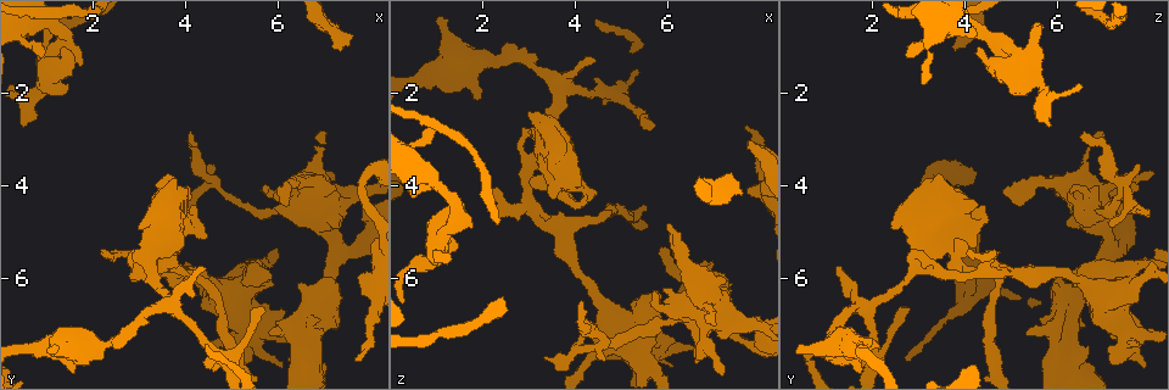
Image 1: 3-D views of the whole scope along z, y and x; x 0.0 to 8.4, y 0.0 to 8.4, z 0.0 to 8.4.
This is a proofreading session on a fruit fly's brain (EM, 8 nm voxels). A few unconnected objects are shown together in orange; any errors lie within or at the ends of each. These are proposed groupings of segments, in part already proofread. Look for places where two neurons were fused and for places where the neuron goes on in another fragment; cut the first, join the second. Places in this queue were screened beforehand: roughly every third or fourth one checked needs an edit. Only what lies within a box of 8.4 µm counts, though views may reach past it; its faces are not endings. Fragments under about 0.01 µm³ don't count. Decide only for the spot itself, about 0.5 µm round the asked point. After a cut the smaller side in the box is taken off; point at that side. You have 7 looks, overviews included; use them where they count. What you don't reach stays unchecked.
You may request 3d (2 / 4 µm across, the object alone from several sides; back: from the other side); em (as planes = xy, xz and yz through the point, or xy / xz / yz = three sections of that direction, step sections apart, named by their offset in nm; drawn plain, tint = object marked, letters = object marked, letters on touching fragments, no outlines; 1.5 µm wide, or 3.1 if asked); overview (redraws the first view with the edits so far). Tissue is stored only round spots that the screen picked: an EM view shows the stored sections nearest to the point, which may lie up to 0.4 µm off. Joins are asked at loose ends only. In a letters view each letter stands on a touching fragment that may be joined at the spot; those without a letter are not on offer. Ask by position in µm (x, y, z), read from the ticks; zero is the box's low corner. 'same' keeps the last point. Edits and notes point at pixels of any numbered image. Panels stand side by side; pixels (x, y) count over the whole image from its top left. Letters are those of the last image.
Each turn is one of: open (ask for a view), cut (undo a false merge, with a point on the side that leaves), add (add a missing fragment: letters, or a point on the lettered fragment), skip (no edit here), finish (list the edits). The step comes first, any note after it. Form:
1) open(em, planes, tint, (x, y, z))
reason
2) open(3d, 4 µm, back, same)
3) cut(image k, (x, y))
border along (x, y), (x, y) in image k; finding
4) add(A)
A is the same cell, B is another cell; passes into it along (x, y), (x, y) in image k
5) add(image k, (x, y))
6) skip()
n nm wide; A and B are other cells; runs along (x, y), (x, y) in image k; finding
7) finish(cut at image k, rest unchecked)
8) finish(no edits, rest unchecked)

open(3d, 2 µm, (4.45, 6.00, 6.35))
sudden change in width

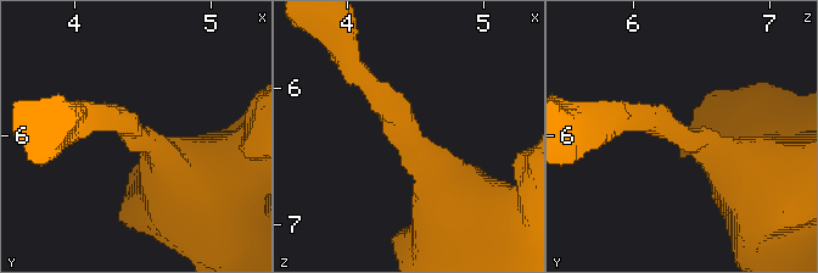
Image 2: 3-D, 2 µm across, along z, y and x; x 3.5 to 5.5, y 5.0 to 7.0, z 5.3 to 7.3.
open(em, xz, step 8, tint, (4.44, 5.96, 6.34))
arms of 200, 700 nm; shape alone is not enough

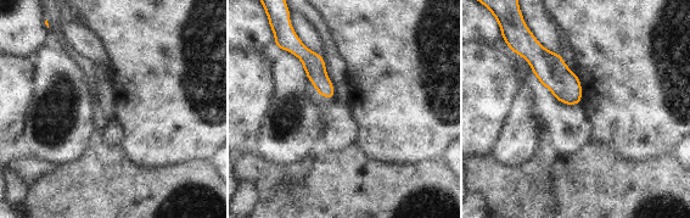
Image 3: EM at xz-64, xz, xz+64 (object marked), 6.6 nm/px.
open(em, planes, letters, same)

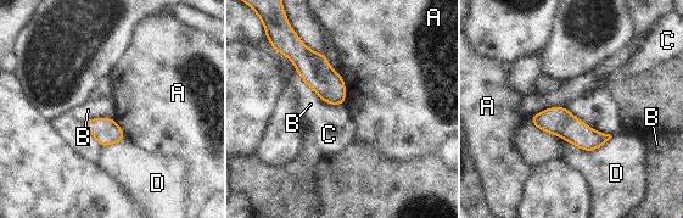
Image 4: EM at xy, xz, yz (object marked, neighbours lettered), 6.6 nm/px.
skip()
140 nm wide; A, B, C and D are other cells; runs along (535, 118), (606, 137) in image 4; all the same neuron

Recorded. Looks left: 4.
open(3d, 2 µm, (4.40, 5.15, 4.20))
thick end

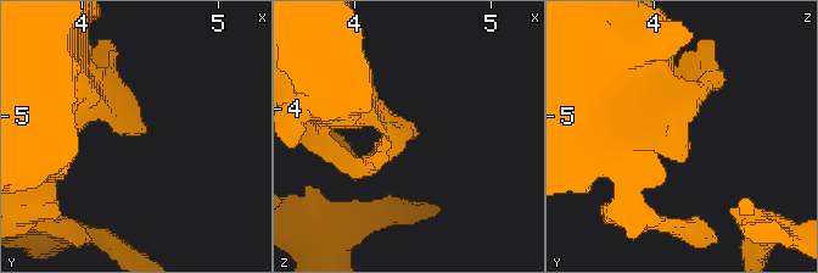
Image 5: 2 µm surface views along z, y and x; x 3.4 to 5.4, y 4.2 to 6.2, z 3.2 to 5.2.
open(em, planes, letters, (4.44, 5.12, 4.22))
now the EM

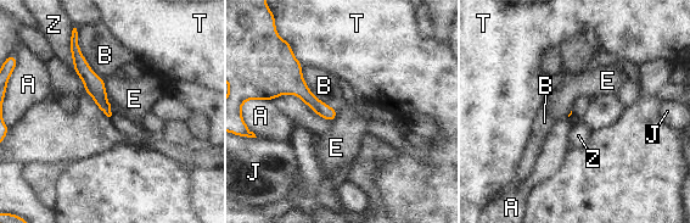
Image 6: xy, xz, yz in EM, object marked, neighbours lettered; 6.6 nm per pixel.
skip()
A, B, E, J, T and Z are other cells; border along (69, 40), (69, 51), (76, 72) in image 6; none of them fits

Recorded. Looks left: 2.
open(em, planes, letters, (7.35, 1.10, 3.75))

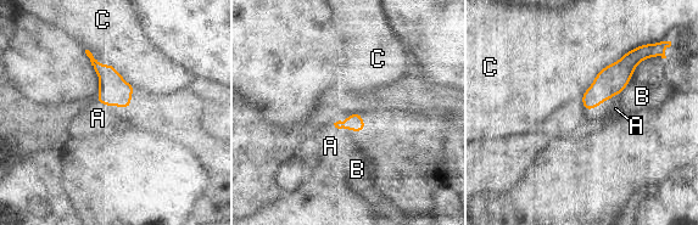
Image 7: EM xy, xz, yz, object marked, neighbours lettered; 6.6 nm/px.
skip()
A, B and C are other cells; no lettered fragment goes on from it

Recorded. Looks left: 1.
finish(no edits, rest unchecked)

